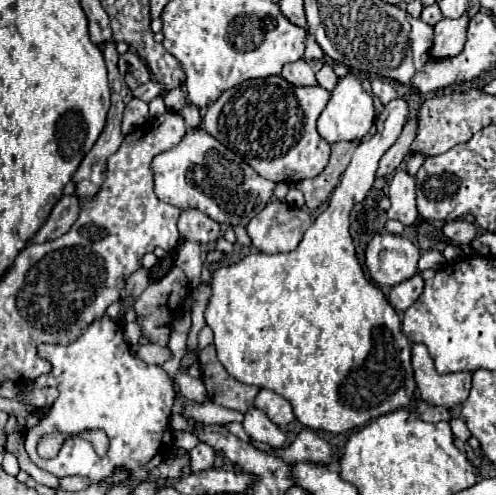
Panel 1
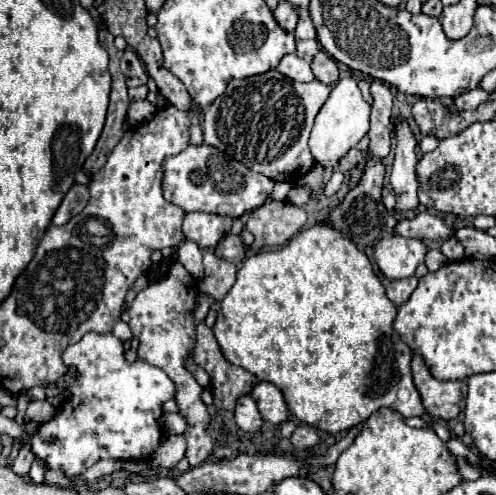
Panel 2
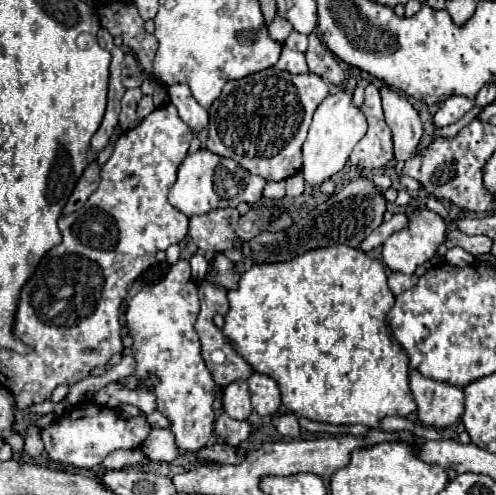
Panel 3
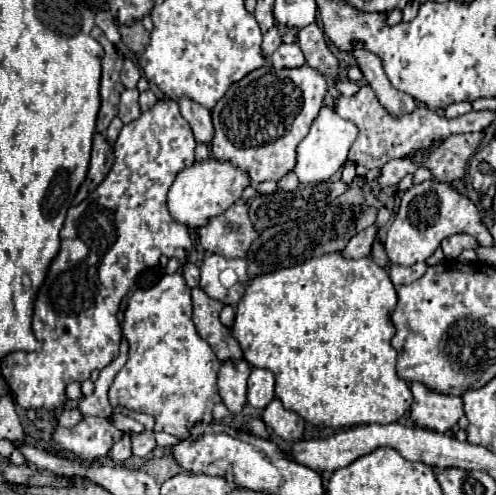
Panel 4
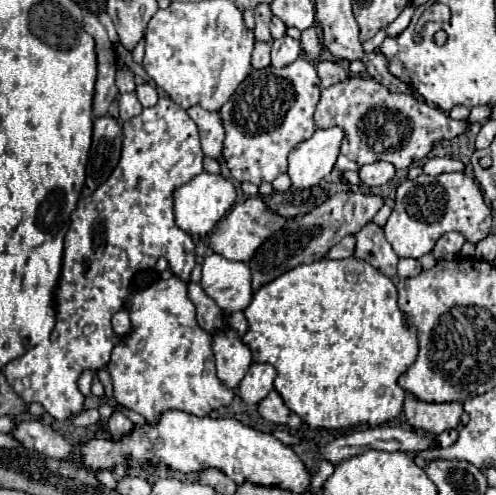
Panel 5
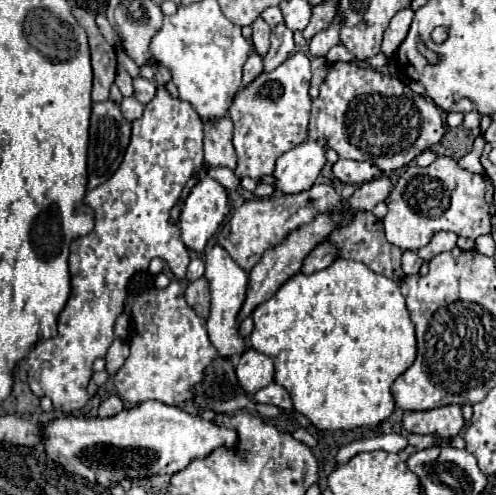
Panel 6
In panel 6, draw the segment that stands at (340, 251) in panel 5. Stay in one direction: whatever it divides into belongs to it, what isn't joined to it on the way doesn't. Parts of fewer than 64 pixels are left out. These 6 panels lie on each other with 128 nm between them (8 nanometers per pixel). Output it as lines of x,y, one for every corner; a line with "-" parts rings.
330,242
318,244
318,246
304,258
304,264
302,264
300,272
302,272
302,274
312,274
312,272
324,270
324,268
328,268
334,260
336,260
336,248
334,248
334,244
330,244

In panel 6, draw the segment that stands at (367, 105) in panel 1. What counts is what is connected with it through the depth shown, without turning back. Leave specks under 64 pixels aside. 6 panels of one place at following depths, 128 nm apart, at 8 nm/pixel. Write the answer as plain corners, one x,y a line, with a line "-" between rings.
304,142
276,160
274,188
282,194
300,194
312,188
324,164
324,142

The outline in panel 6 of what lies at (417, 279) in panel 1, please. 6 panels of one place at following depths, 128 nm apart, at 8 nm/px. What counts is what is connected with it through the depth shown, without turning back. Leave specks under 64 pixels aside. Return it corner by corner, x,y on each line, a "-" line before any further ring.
404,252
402,256
402,270
404,274
418,274
418,270
422,266
422,258
416,252

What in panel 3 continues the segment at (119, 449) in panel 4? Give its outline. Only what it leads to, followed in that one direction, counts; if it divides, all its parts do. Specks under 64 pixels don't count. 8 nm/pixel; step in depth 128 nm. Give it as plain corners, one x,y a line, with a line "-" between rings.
116,450
104,458
104,468
106,470
122,470
126,466
140,464
142,460
144,460
142,450

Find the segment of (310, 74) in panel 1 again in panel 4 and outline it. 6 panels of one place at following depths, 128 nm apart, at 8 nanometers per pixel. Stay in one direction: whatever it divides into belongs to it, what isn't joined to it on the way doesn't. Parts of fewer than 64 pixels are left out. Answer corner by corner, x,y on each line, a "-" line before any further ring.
294,42
294,44
280,44
276,48
276,52
272,54
272,66
274,68
298,68
298,66
304,66
306,60
304,60
304,54
300,50
300,46

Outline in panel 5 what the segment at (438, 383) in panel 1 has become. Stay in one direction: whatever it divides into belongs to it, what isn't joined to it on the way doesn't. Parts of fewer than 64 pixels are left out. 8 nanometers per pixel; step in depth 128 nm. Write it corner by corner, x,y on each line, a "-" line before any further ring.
408,394
404,400
404,414
412,428
424,430
430,434
440,434
450,428
458,428
462,416
460,402
444,402
444,404
428,404

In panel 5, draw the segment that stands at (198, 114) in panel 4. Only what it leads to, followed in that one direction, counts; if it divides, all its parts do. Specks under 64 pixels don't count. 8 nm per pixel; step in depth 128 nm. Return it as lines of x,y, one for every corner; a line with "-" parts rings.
200,106
188,108
188,116
196,122
200,130
200,140
202,140
202,150
204,156
214,158
222,162
222,142
224,142
224,126
220,124
220,116
212,114

